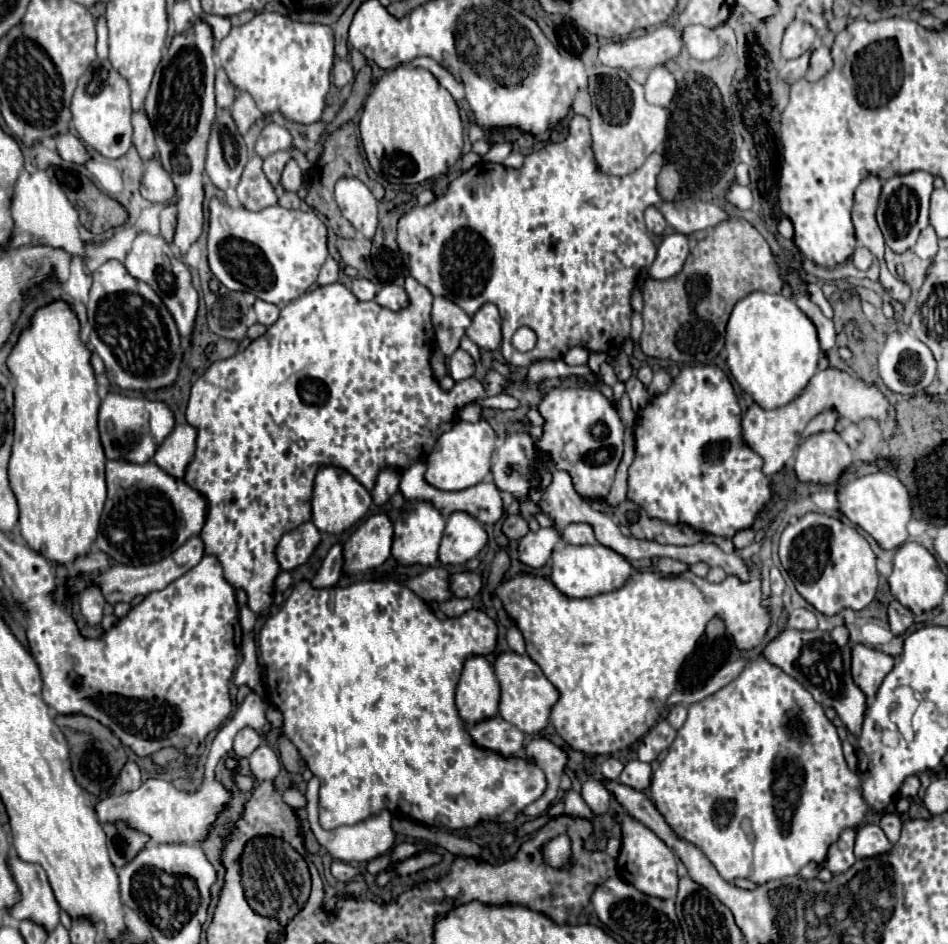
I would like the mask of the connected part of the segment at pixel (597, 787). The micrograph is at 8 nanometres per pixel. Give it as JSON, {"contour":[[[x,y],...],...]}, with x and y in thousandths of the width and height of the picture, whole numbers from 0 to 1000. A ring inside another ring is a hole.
{"contour":[[[620,825],[616,832],[614,832],[614,838],[612,838],[614,846],[618,849],[618,853],[629,861],[629,863],[637,863],[643,855],[643,838],[639,836],[637,827],[635,825]]]}

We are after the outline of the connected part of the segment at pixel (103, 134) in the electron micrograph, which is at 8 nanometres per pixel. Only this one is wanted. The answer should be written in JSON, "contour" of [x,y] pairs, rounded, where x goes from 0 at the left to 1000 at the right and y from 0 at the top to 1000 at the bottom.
{"contour":[[[101,63],[95,67],[93,75],[84,82],[82,92],[76,103],[76,128],[82,145],[89,154],[101,158],[112,168],[127,168],[139,156],[139,113],[137,113],[137,90],[135,86],[116,69],[114,63]]]}

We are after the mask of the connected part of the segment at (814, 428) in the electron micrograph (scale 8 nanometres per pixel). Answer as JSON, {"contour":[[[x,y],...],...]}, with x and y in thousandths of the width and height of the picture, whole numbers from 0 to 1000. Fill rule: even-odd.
{"contour":[[[873,435],[873,438],[865,438],[861,440],[848,454],[846,459],[846,467],[850,463],[854,463],[857,459],[863,459],[863,457],[878,457],[880,450],[882,450],[882,444],[884,444],[884,438],[882,435]]]}

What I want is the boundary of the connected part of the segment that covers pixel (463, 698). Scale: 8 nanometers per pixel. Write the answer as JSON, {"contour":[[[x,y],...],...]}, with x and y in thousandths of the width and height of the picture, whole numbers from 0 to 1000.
{"contour":[[[496,696],[481,730],[481,749],[487,764],[498,770],[511,762],[523,760],[525,743],[527,728],[517,702],[511,696]]]}

